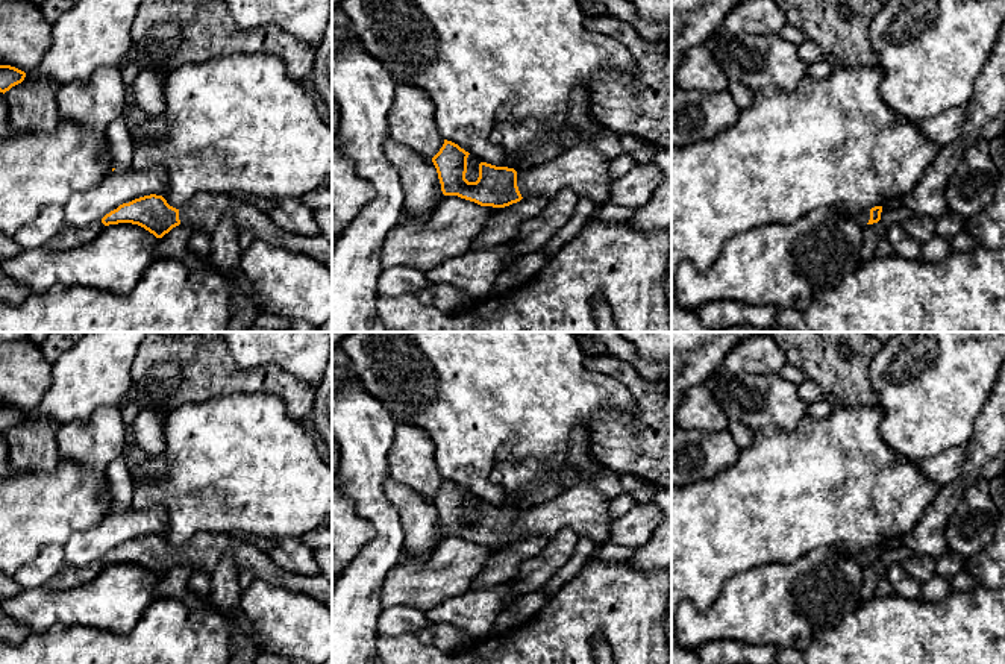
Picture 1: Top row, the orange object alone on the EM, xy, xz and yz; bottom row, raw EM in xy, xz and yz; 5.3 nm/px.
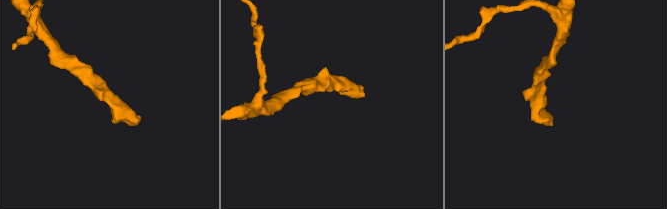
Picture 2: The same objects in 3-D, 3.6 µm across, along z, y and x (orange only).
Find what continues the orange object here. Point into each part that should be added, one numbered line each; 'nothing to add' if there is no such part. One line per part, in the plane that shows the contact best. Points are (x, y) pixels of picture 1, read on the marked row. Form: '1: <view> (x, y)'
1: xz (584, 170)

